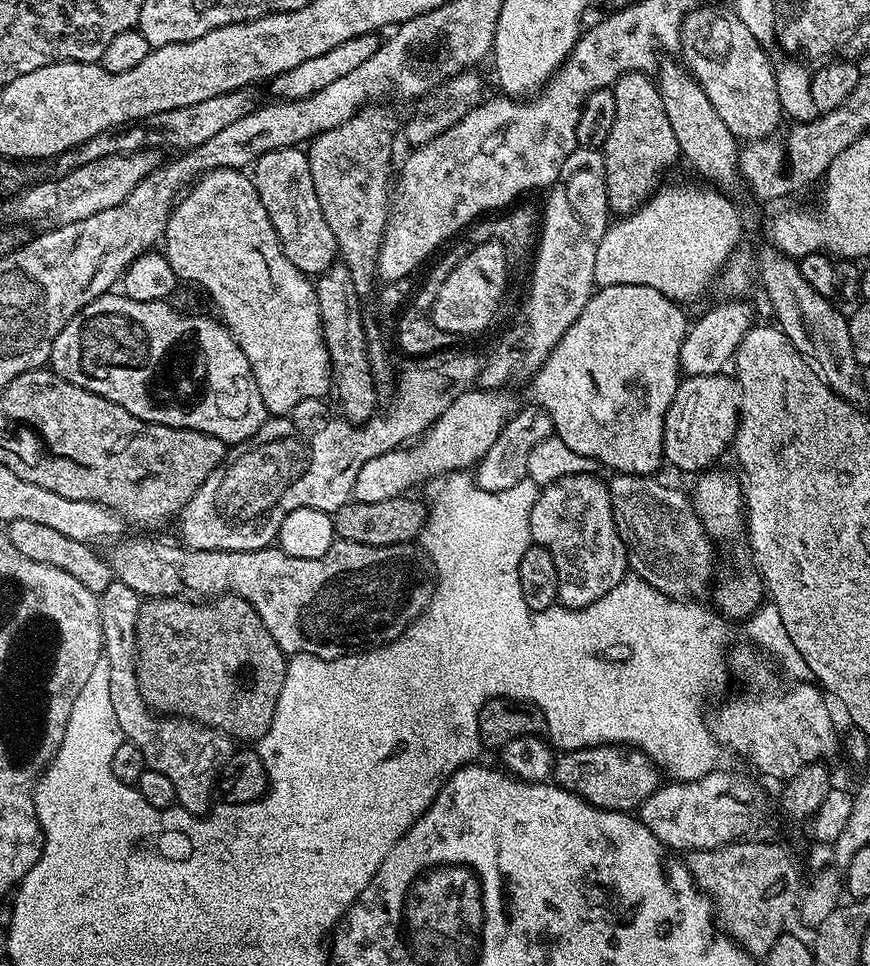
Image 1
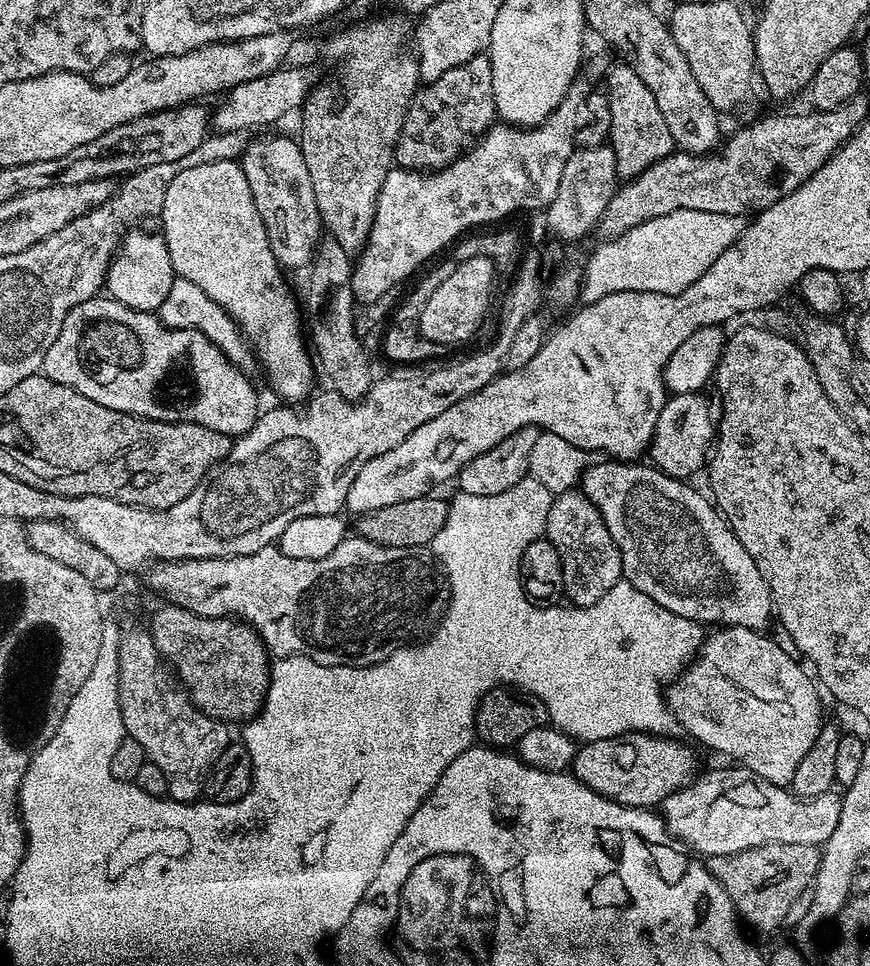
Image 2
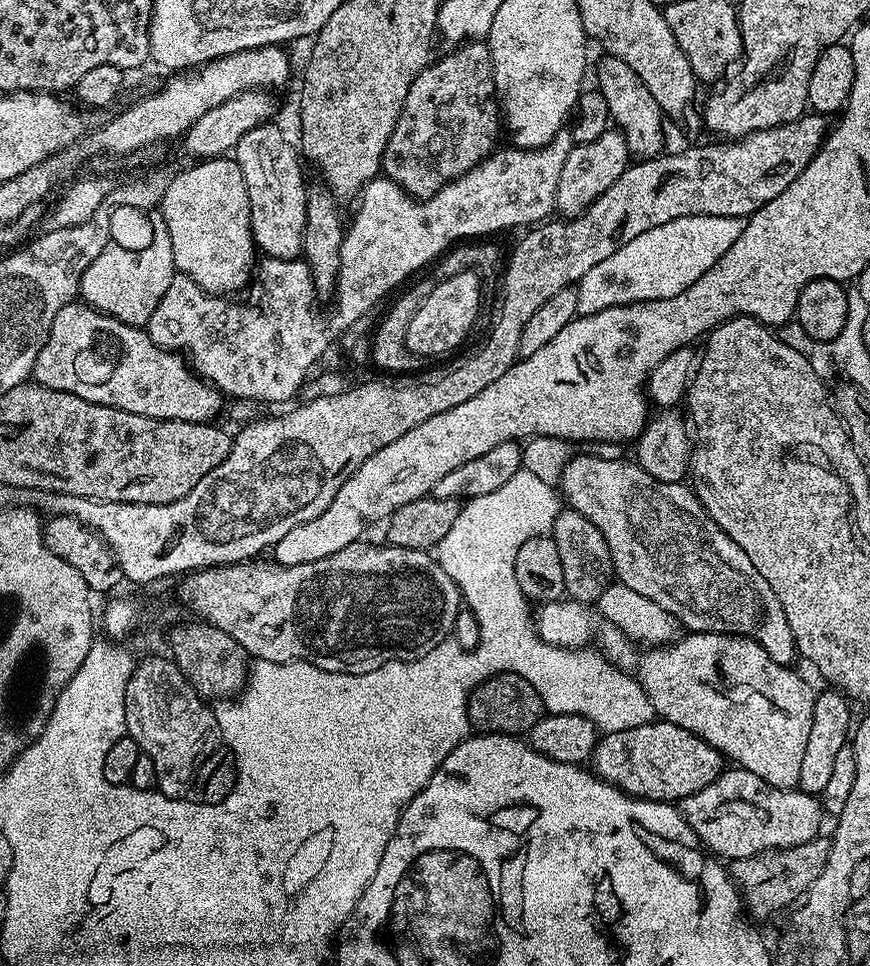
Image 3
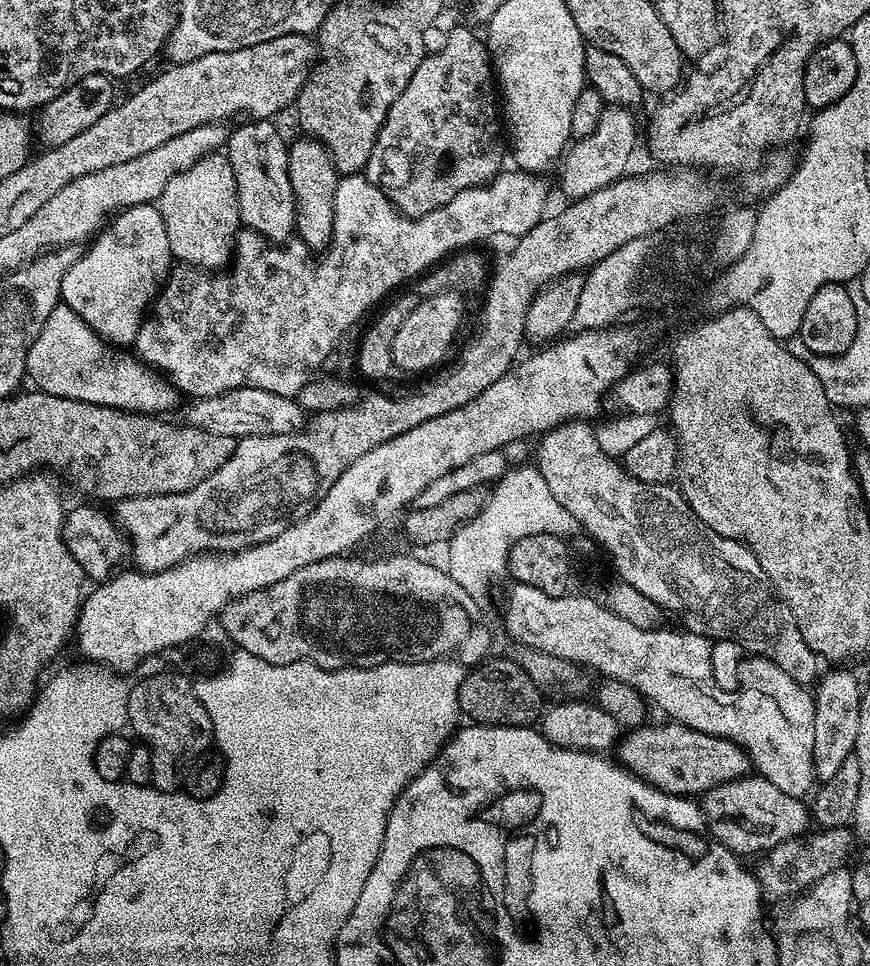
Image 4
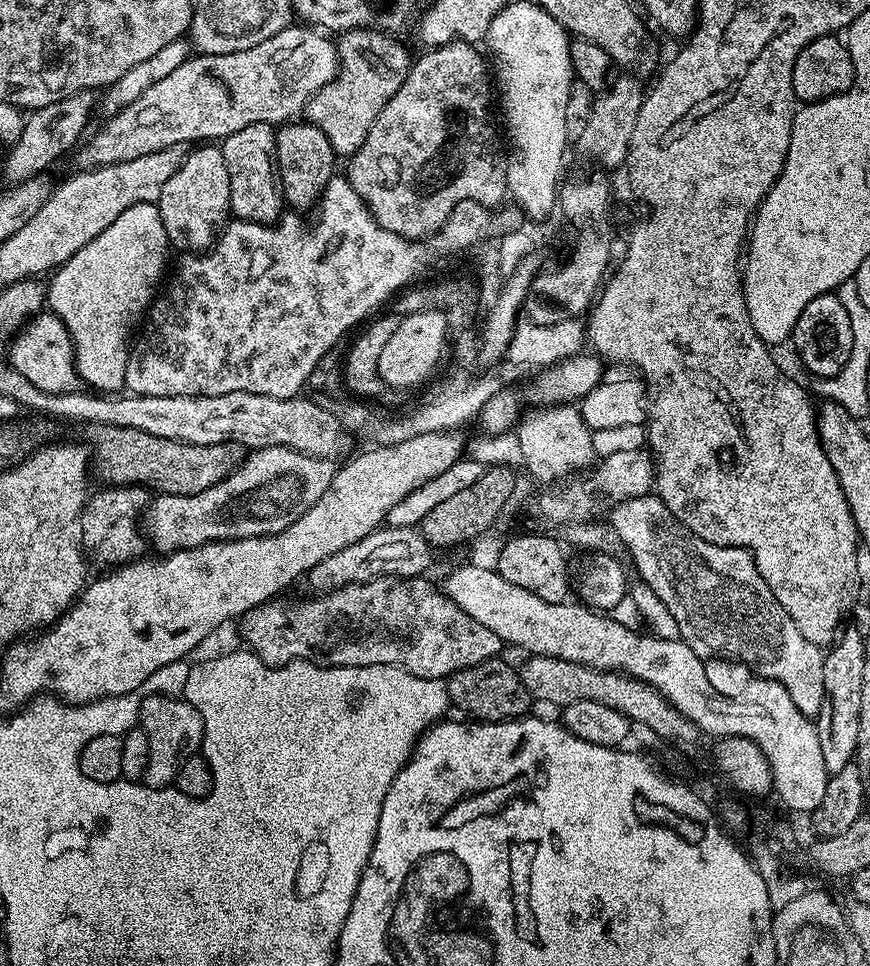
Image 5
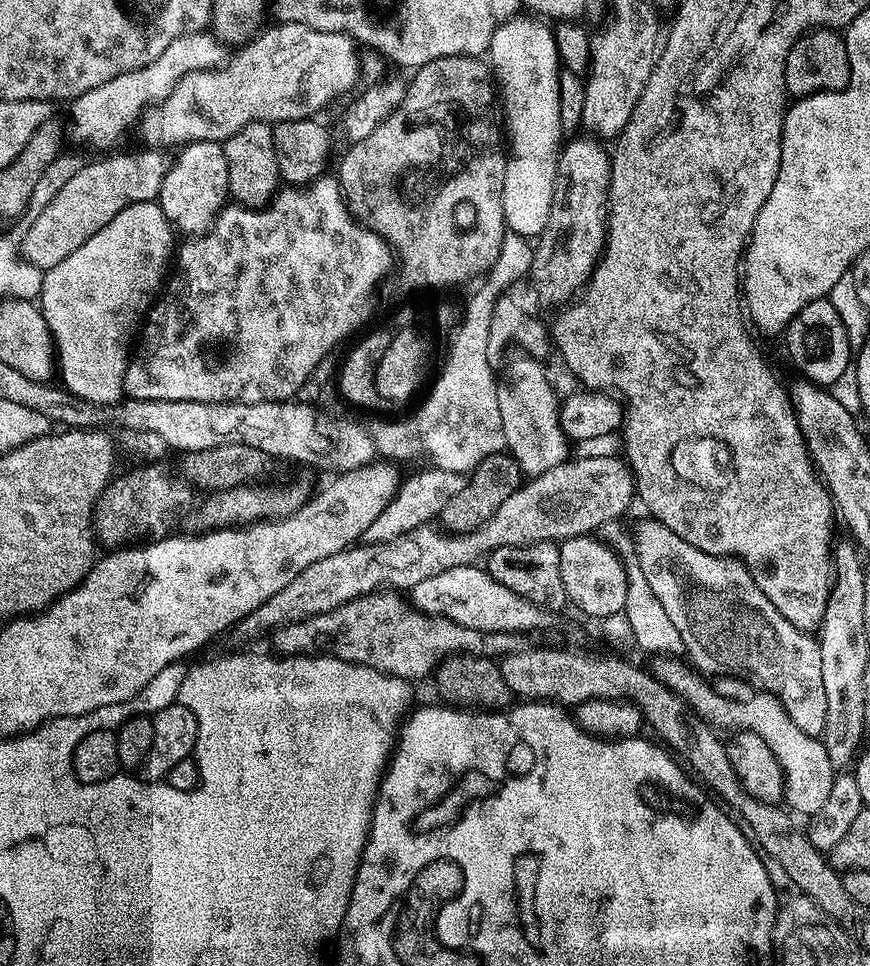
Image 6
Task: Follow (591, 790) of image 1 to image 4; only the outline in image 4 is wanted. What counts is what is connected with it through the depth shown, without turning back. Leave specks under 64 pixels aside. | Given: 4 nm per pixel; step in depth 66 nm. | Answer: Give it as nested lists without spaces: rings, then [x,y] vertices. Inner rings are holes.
[[[683,722],[645,723],[619,741],[614,756],[621,768],[627,768],[639,780],[645,780],[664,793],[689,798],[702,796],[730,780],[743,778],[751,771],[751,760],[736,743],[714,735],[702,734]]]

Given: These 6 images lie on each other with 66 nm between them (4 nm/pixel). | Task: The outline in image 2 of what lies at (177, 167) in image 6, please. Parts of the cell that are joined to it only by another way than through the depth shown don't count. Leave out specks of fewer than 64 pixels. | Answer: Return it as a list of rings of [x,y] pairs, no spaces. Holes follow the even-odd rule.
[[[215,160],[182,170],[166,186],[158,223],[164,227],[162,235],[177,277],[194,282],[240,325],[281,401],[303,401],[313,391],[314,360],[306,347],[302,308],[297,297],[288,293],[285,269],[270,250],[243,167],[234,160]]]

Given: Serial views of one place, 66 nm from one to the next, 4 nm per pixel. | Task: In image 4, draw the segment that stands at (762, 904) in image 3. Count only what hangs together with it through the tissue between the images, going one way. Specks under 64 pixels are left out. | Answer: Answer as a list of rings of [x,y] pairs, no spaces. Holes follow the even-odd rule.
[[[847,827],[820,828],[813,836],[810,835],[778,844],[759,857],[760,865],[754,868],[754,875],[760,884],[761,893],[769,901],[784,900],[792,895],[795,897],[826,878],[826,874],[836,872],[849,863],[847,860],[852,852],[854,836]]]

